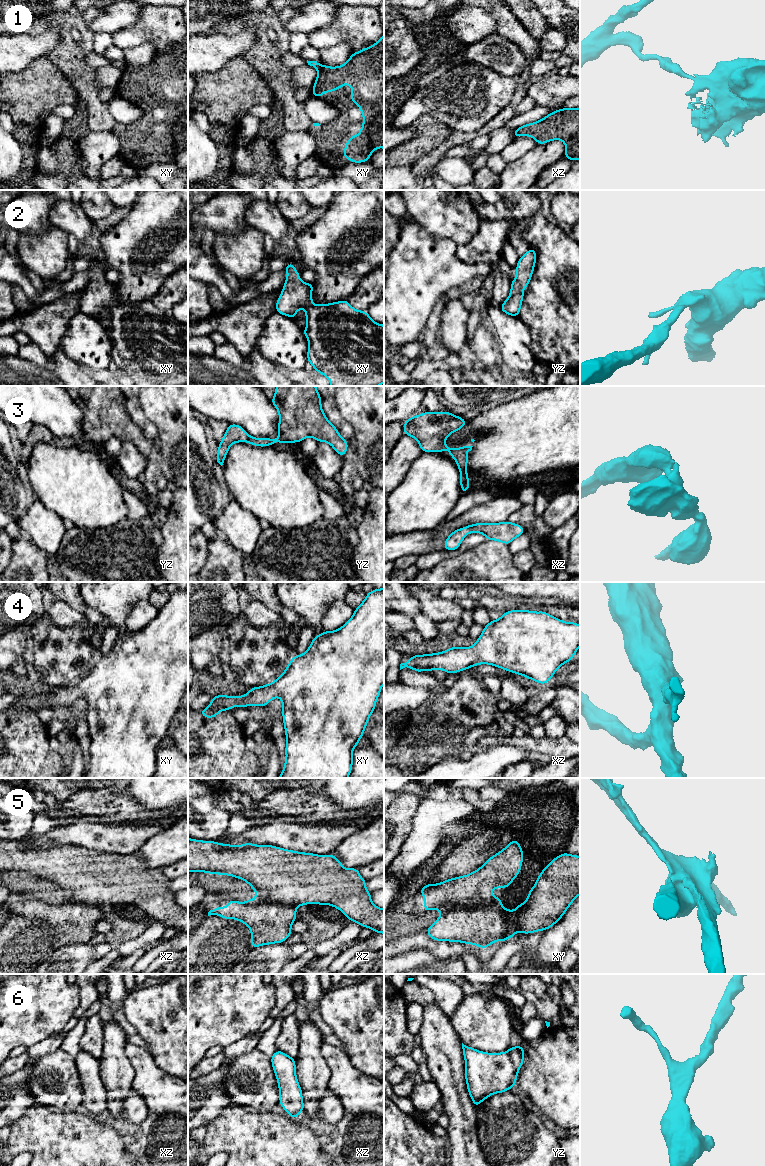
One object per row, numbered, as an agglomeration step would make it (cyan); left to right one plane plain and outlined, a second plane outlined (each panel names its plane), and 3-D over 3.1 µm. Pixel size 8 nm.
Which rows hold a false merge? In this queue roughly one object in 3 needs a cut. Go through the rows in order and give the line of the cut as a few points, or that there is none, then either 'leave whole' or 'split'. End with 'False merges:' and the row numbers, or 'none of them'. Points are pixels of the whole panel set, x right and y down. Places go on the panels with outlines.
1: cut in xy along (321, 65), (318, 70); split
2: no cut; leave whole
3: no cut; leave whole
4: no cut; leave whole
5: cut in xy along (497, 898), (479, 903), (471, 911), (442, 913); split
6: no cut; leave whole
False merges: 1, 5

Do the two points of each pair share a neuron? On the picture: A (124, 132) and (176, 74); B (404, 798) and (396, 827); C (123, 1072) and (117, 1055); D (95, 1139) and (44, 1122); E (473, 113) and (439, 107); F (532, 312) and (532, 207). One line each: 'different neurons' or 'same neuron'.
A: same neuron
B: same neuron
C: same neuron
D: same neuron
E: same neuron
F: different neurons

